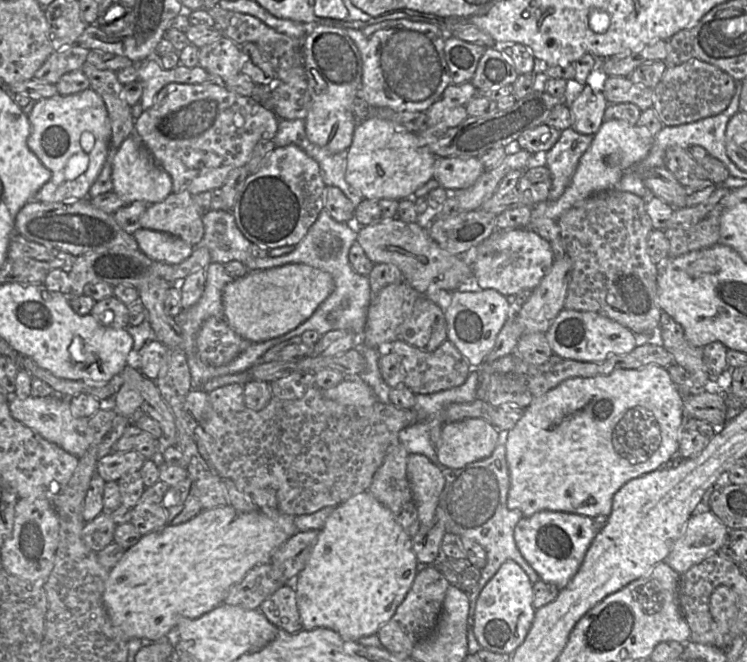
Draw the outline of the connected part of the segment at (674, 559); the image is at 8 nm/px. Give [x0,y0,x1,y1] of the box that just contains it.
[665,511,730,575]

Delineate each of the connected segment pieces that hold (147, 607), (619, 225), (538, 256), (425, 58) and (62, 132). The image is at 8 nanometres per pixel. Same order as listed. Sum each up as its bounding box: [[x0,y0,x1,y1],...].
[[103,505,298,642],[557,189,662,336],[473,229,554,296],[344,18,452,112],[28,87,111,203]]

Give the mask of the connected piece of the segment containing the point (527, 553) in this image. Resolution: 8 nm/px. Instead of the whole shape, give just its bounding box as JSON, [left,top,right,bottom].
[514,510,598,590]

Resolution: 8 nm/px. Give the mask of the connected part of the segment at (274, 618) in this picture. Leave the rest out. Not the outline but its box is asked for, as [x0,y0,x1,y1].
[259,584,302,633]

